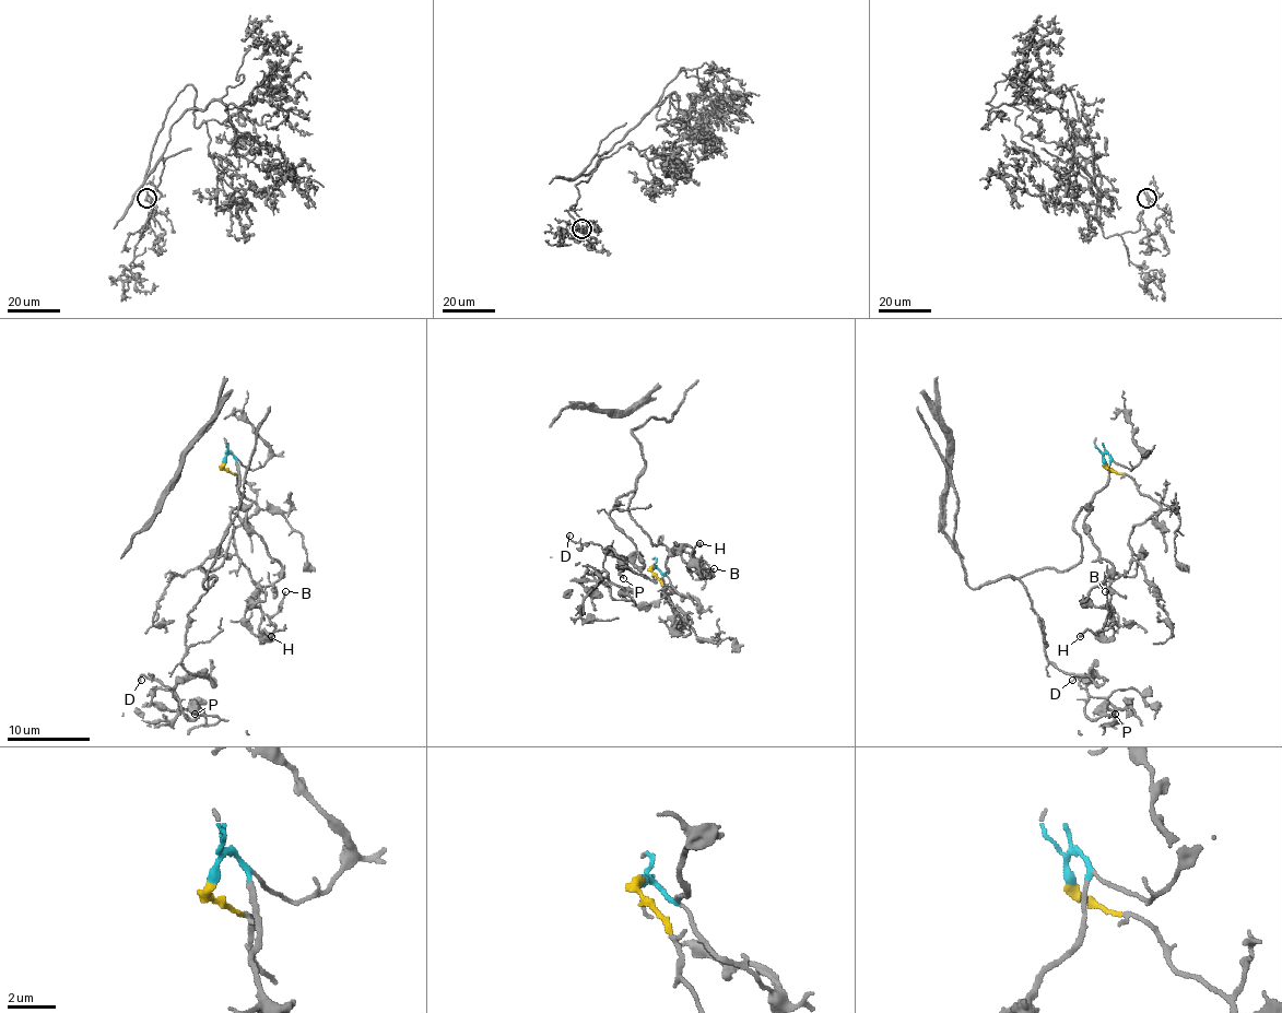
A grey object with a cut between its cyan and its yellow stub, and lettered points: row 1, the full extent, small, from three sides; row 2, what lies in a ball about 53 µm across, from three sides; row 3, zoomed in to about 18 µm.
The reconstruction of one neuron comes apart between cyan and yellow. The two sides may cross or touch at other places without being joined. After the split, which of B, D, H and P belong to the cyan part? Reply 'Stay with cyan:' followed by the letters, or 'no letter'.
Stay with cyan: B, D, H, P

